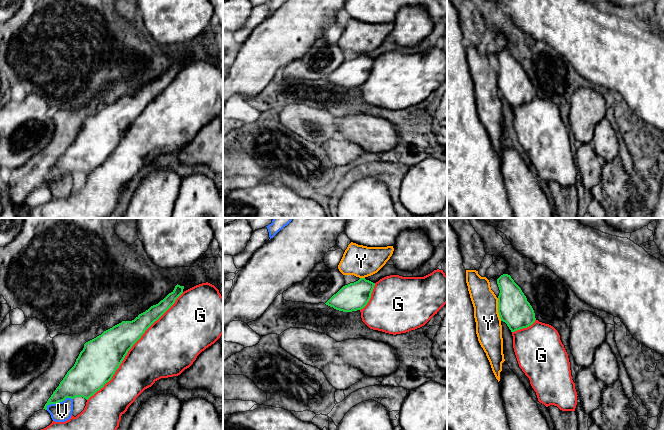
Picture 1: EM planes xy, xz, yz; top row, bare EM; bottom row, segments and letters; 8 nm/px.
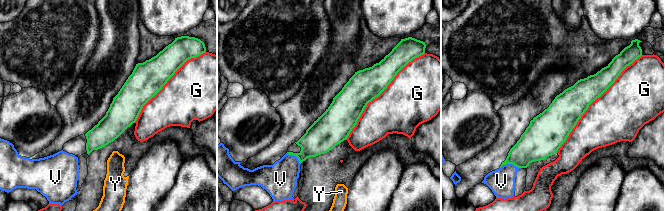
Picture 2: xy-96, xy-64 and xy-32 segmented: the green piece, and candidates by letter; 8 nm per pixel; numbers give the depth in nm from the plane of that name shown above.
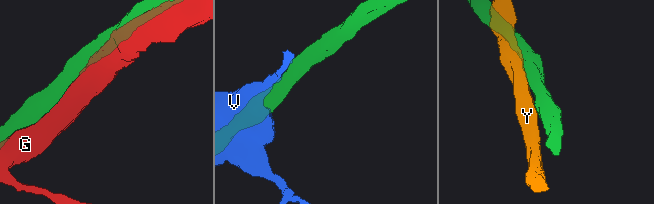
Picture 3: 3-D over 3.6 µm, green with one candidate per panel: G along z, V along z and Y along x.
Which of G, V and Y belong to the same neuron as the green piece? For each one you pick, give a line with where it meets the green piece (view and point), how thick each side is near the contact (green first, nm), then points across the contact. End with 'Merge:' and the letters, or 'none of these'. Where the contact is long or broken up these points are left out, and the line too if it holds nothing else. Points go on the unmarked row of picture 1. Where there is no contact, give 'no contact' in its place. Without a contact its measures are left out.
G: meets green in xy at (131, 123); 320 nm thick on the green side, 420 nm on the other
Merge: G

